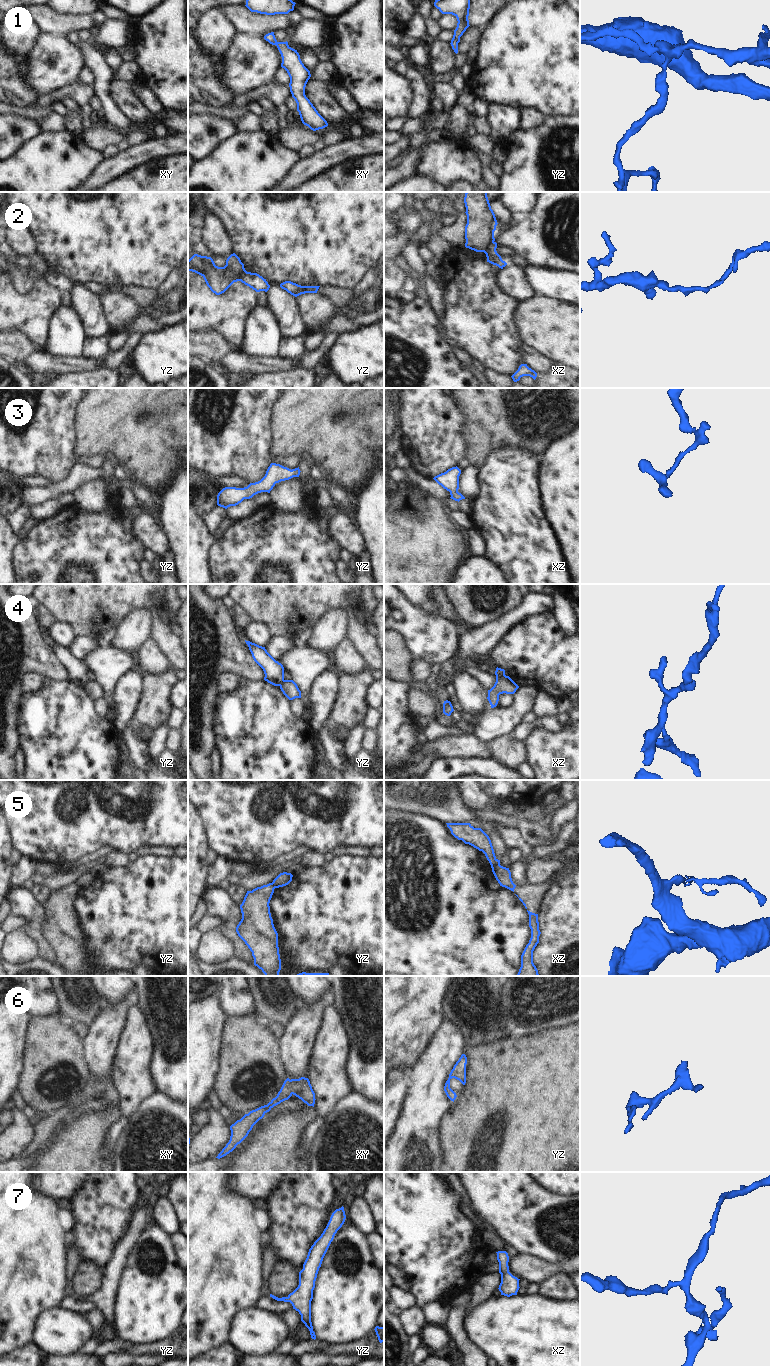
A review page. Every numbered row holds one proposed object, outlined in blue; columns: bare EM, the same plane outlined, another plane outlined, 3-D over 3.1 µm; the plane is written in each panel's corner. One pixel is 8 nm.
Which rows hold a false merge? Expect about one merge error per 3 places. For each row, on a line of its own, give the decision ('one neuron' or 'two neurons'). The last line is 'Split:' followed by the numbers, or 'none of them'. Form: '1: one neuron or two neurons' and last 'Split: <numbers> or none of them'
1: one neuron
2: two neurons
3: one neuron
4: two neurons
5: two neurons
6: one neuron
7: one neuron
Split: 2, 4, 5

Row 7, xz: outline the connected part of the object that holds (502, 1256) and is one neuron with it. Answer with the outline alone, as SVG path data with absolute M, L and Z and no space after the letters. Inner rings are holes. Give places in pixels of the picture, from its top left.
M498 1251L497 1260L499 1262L499 1273L501 1274L501 1283L499 1285L499 1291L501 1295L510 1297L517 1295L519 1290L519 1280L509 1272L509 1256L506 1251Z

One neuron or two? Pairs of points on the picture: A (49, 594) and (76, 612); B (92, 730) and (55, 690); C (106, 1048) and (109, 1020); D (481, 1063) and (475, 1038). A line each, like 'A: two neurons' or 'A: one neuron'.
A: one neuron
B: one neuron
C: one neuron
D: two neurons

